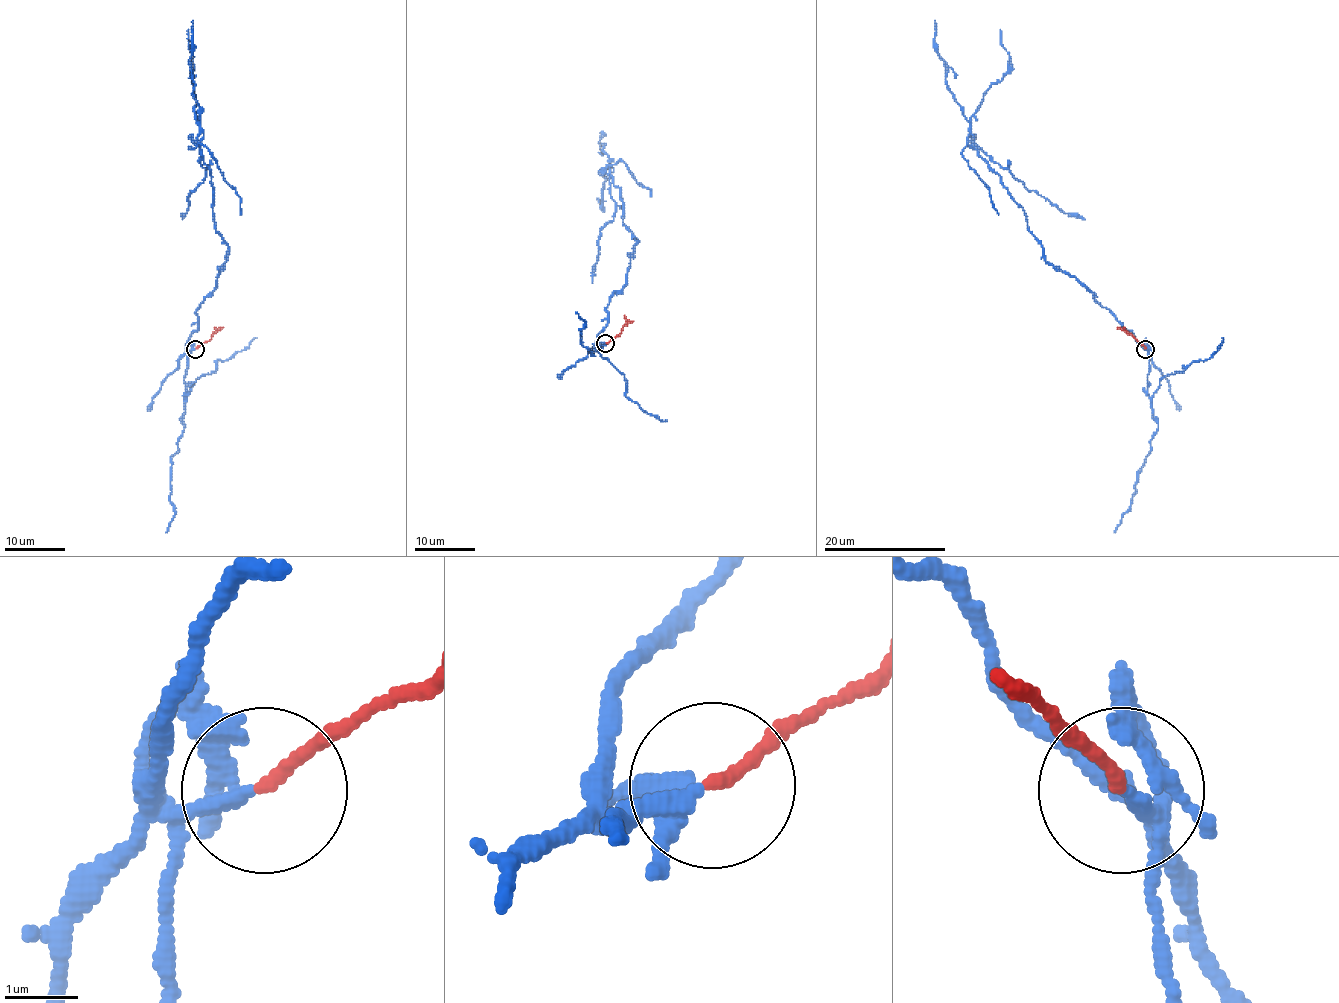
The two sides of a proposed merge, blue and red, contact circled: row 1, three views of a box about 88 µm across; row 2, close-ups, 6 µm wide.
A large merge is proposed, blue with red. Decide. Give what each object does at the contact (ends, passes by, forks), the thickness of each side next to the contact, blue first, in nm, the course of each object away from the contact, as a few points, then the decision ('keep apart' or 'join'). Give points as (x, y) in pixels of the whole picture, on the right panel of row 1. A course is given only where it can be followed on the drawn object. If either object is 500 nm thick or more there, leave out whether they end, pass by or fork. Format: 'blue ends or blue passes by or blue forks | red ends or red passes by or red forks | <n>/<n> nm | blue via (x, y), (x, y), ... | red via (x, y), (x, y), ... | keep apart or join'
blue forks | red ends | 120/170 nm | blue via (1146, 348), (1074, 277), (1045, 260), (1024, 210), (974, 145), (963, 108), (945, 79), (935, 20) | red via (1146, 348), (1117, 327) | keep apart

